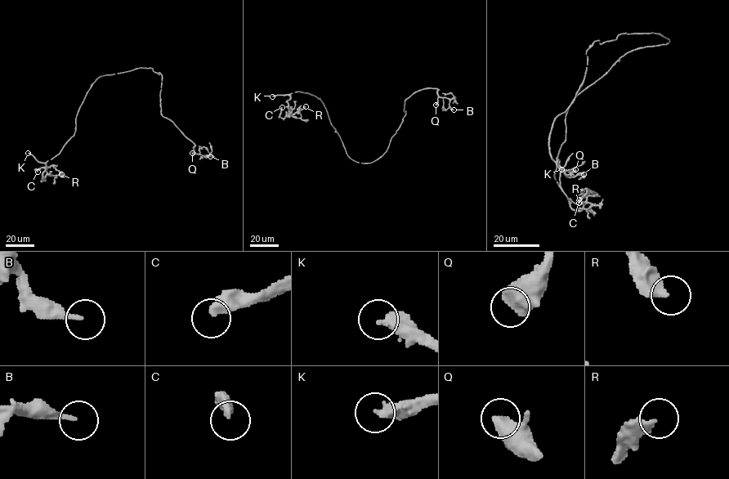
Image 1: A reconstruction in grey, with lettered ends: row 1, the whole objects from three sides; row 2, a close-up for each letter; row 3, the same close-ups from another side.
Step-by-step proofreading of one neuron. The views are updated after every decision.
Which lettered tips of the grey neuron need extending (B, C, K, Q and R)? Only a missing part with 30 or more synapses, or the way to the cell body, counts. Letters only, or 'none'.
none

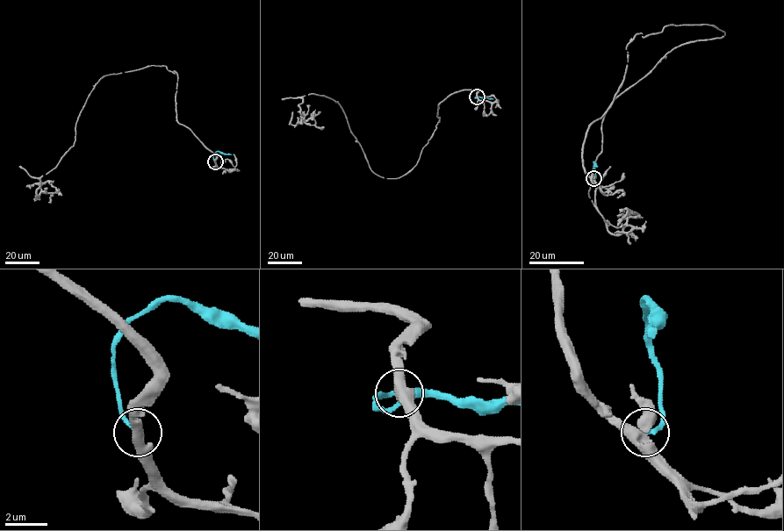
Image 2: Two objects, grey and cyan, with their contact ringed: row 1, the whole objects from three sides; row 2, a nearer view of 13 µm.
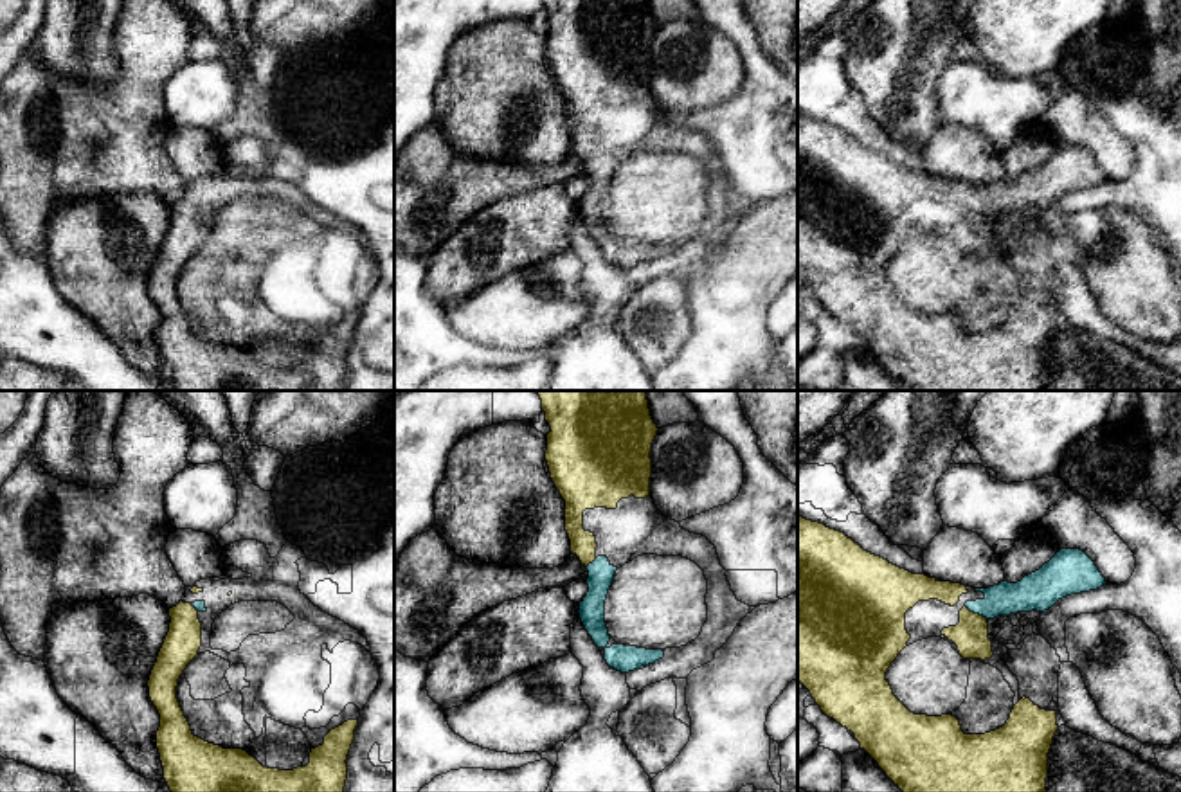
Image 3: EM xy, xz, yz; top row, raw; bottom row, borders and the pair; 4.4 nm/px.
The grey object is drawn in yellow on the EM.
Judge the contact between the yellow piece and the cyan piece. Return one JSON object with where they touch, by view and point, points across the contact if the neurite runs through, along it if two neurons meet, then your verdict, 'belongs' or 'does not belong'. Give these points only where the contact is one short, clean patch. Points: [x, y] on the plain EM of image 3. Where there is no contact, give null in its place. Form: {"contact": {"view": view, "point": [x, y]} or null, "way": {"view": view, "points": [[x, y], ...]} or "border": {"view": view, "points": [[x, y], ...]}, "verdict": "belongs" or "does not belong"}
{"contact": {"view": "yz", "point": [976, 211]}, "way": {"view": "yz", "points": [[971, 233], [976, 211], [1000, 197], [1028, 191]]}, "verdict": "belongs"}

